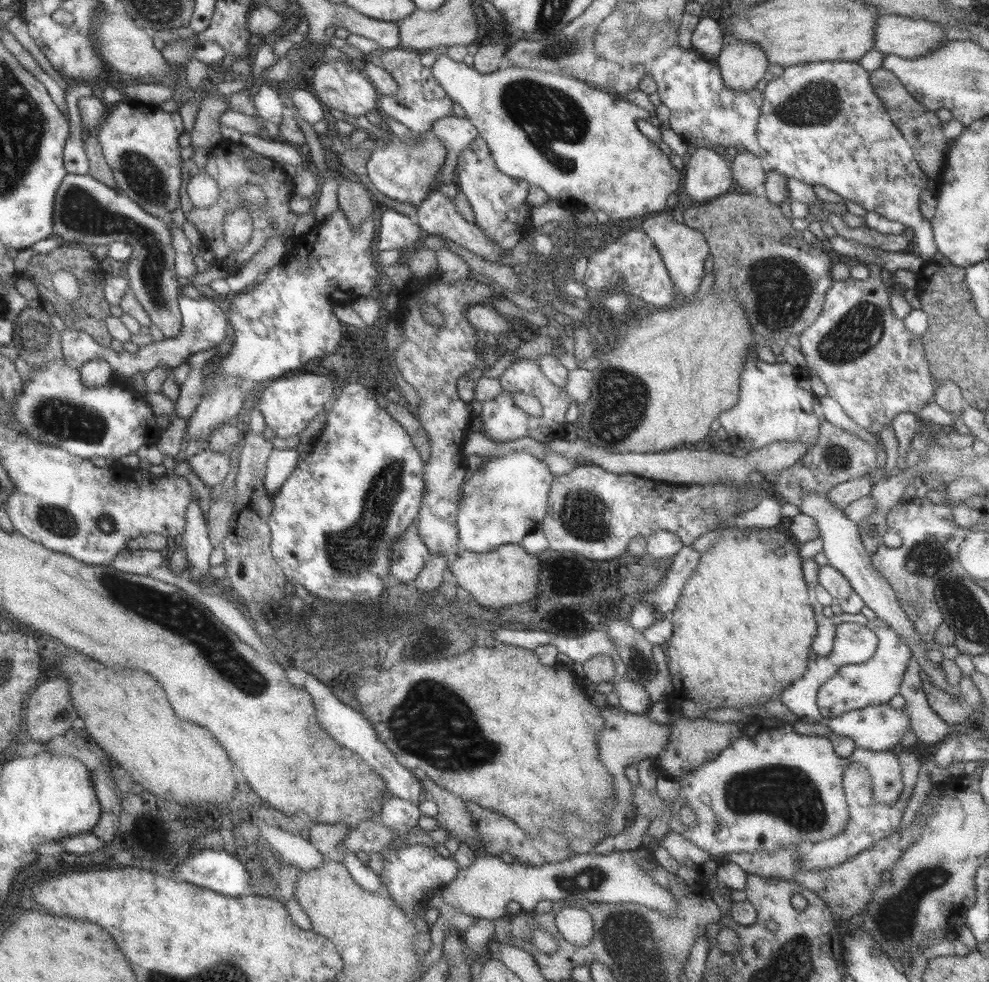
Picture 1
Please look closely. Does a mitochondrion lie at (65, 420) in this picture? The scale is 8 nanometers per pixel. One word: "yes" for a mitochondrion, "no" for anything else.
yes

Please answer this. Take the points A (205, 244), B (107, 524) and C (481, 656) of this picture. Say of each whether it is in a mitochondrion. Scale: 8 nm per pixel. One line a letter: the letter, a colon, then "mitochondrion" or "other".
A: other
B: mitochondrion
C: other

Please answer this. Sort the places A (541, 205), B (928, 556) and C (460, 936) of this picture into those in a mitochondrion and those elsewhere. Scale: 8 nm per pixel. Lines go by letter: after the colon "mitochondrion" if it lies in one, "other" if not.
A: other
B: mitochondrion
C: other

